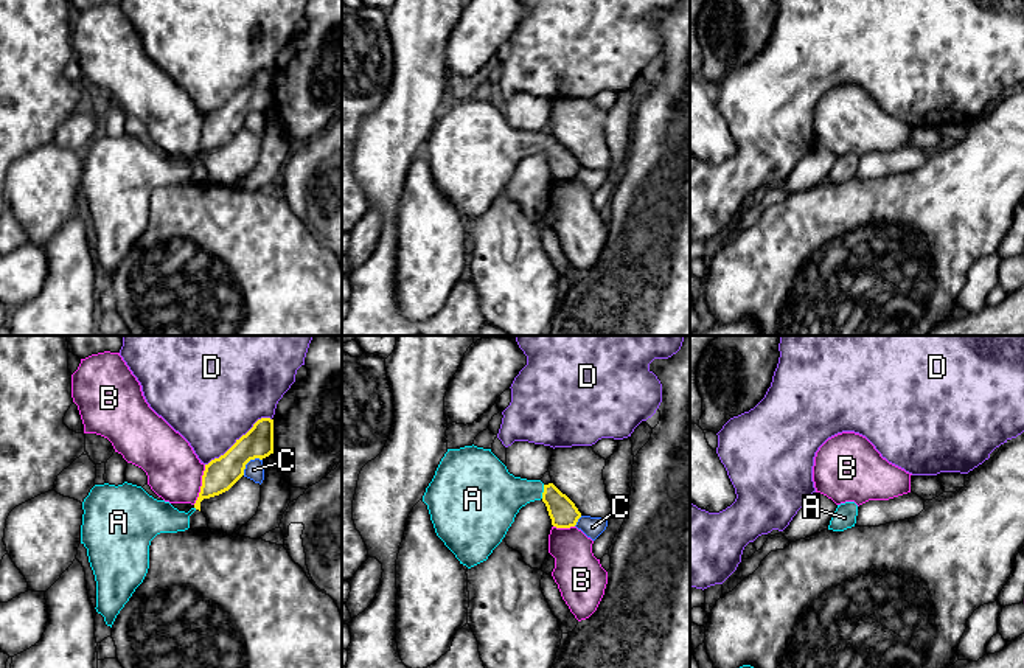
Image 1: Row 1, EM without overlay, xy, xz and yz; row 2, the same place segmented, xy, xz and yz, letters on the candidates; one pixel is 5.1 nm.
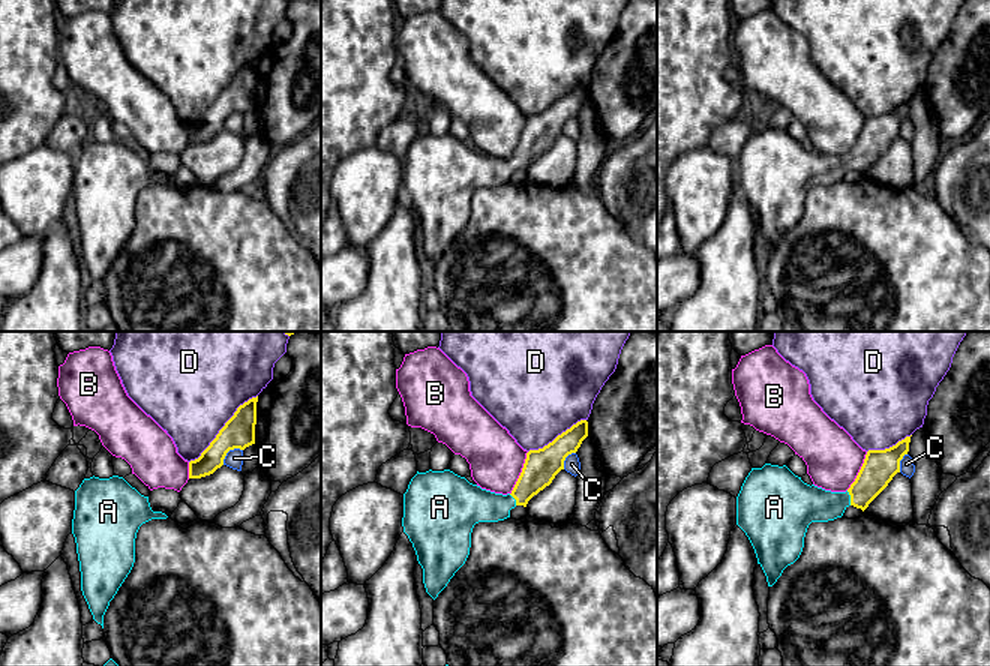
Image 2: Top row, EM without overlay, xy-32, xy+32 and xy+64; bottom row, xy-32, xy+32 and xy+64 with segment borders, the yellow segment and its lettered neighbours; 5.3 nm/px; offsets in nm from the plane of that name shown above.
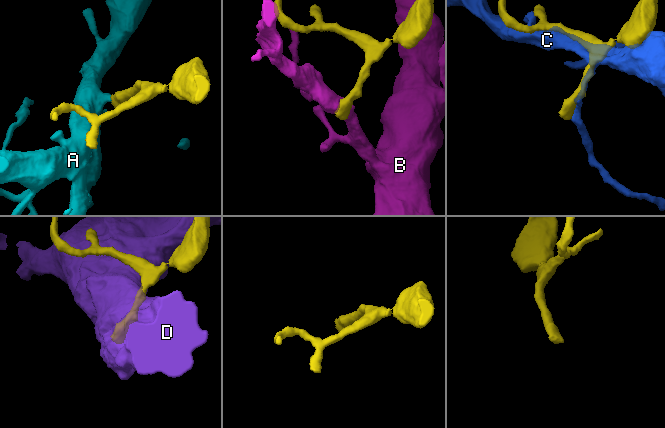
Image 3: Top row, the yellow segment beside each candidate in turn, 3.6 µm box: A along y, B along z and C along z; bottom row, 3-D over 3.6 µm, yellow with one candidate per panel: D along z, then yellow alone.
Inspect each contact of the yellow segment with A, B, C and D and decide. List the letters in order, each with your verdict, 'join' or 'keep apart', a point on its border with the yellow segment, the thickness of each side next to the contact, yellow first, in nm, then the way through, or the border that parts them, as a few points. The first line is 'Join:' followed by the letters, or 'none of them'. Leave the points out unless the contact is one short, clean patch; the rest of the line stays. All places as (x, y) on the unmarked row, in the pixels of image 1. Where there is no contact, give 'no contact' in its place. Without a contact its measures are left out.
Join: A
A: join; meets yellow in xz at (544, 143); 140 nm thick on the yellow side, 280 nm on the other; runs through xz (561, 162), (544, 143), (518, 143), (496, 148)
B: keep apart; meets yellow in xy at (202, 137); 170 nm thick on the yellow side, 280 nm on the other
C: keep apart; meets yellow in xy at (249, 112); 170 nm thick on the yellow side, 100 nm on the other
D: keep apart; meets yellow in xy at (240, 90); 170 nm thick on the yellow side, 480 nm on the other

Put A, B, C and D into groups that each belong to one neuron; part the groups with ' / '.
A / B / C / D

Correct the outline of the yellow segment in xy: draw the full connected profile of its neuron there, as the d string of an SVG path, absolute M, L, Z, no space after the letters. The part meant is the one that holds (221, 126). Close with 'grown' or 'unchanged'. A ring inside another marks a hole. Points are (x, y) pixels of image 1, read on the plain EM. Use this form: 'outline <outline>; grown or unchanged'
outline M261 70L224 107L205 117L194 160L200 163L204 151L228 143L244 127L250 112L263 112L270 106L273 106L273 71Z; unchanged

